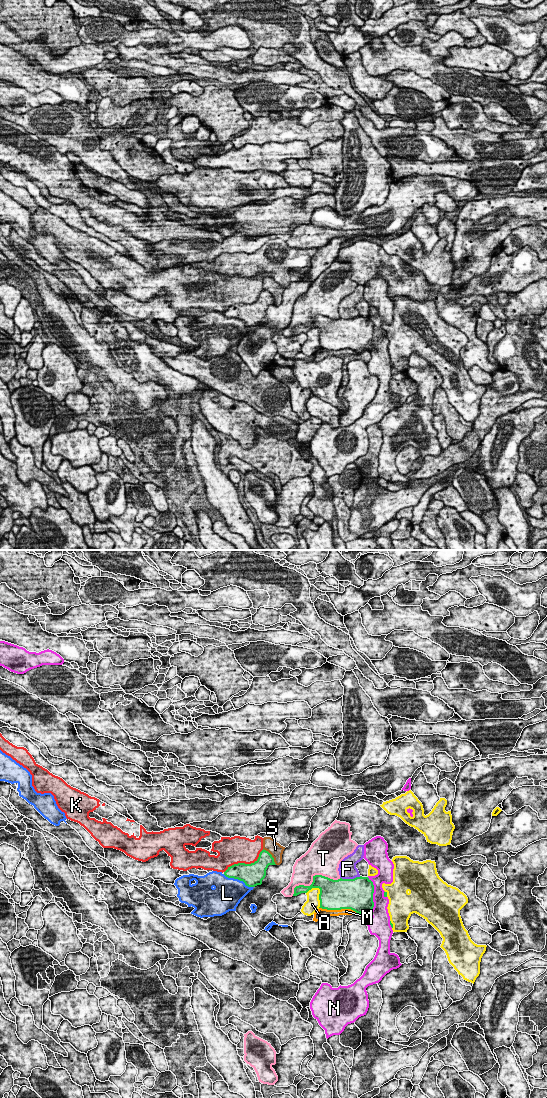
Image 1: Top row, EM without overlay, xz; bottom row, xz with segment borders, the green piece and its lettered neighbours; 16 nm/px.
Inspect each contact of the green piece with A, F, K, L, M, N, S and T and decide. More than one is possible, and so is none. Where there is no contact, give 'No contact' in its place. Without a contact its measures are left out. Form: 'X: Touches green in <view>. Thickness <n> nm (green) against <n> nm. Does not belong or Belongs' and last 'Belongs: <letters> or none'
A: Touches green in xz. Thickness 480 nm (green) against 240 nm. Does not belong
F: Touches green in xz. Thickness 500 nm (green) against 300 nm. Does not belong
K: Touches green in xz. Thickness 360 nm (green) against 420 nm. Does not belong
L: Touches green in xz. Thickness 360 nm (green) against 440 nm. Does not belong
M: Touches green in xz. Thickness 480 nm (green) against 160 nm. Does not belong
N: Touches green in xz. Thickness 500 nm (green) against 220 nm. Does not belong
S: Touches green in xz. Thickness 240 nm (green) against 220 nm. Does not belong
T: Touches green in xz. Thickness 260 nm (green) against 380 nm. Does not belong
Belongs: none

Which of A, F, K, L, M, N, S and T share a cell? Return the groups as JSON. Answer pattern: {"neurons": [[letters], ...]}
{"neurons": [["A"], ["F", "M", "S"], ["K"], ["L"], ["N"], ["T"]]}

